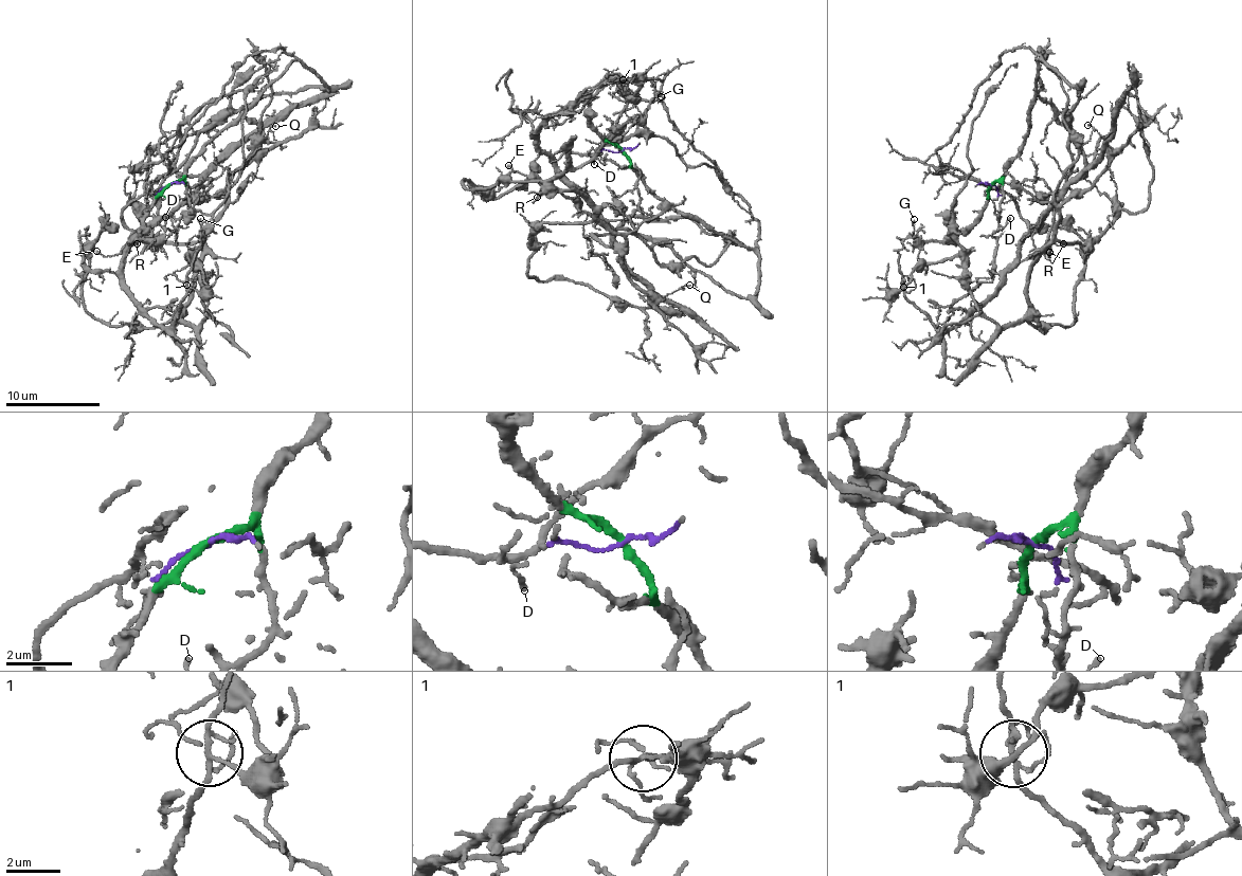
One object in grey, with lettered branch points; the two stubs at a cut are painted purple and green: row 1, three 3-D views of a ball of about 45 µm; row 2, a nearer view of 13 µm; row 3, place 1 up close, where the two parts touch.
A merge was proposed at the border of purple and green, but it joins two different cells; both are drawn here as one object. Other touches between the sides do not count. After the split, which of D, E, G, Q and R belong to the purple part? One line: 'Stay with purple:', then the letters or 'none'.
Stay with purple: G, Q

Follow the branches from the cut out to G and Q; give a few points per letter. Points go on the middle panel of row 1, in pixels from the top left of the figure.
G: (619, 150), (562, 150), (554, 162), (535, 138), (561, 109), (617, 80), (651, 84), (654, 95), (660, 95)
Q: (619, 150), (562, 150), (552, 160), (555, 174), (594, 210), (609, 229), (619, 265), (662, 297), (690, 286)

